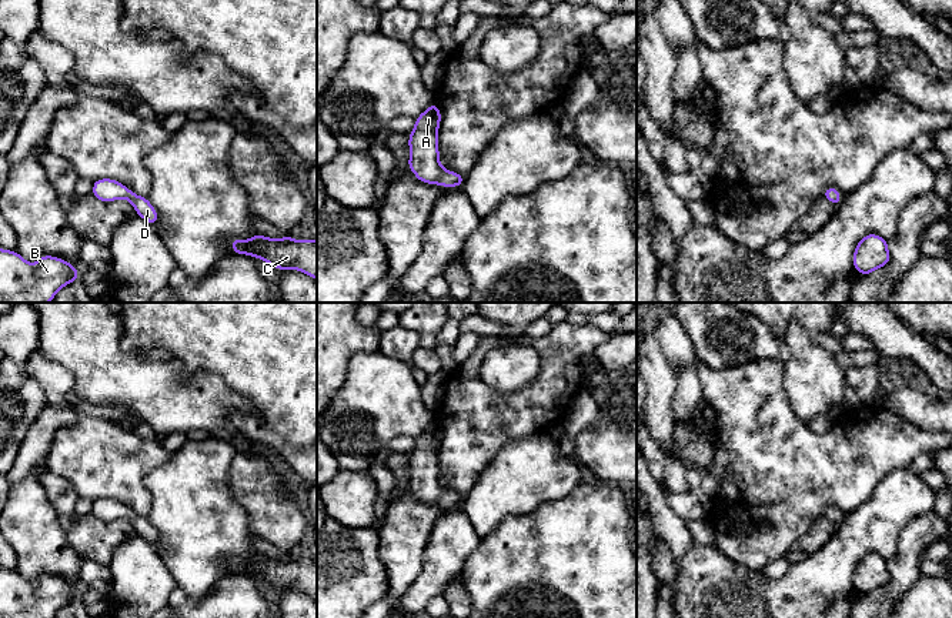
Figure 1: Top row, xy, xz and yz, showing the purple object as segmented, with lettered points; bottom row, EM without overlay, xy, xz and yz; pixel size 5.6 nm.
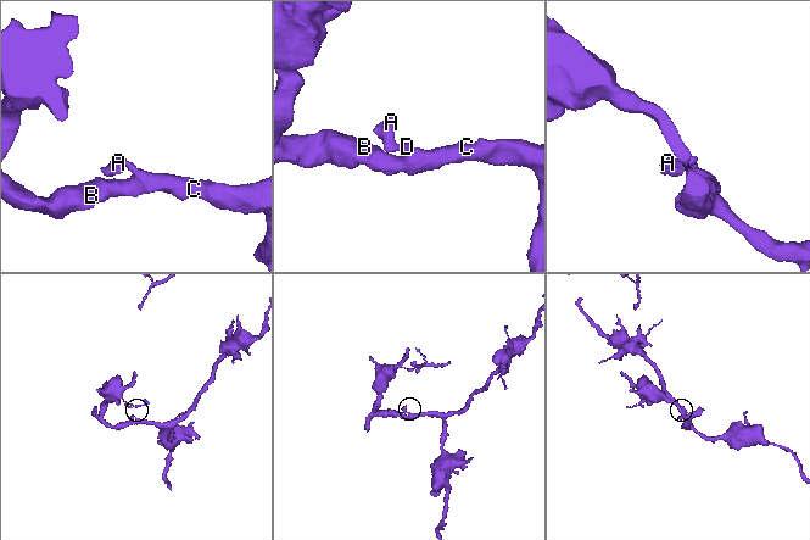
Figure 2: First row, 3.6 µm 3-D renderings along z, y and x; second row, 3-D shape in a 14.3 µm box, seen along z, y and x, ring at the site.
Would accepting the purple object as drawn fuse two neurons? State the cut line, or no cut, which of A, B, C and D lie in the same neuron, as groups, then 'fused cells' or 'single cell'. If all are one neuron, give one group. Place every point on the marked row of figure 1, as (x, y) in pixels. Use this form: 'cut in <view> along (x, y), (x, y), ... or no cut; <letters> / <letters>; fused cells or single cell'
no cut; A B C D; single cell

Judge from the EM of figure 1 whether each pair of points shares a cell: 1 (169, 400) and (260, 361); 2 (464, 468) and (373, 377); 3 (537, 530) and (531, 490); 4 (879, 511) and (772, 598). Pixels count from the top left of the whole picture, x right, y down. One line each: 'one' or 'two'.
1: two
2: two
3: two
4: one

